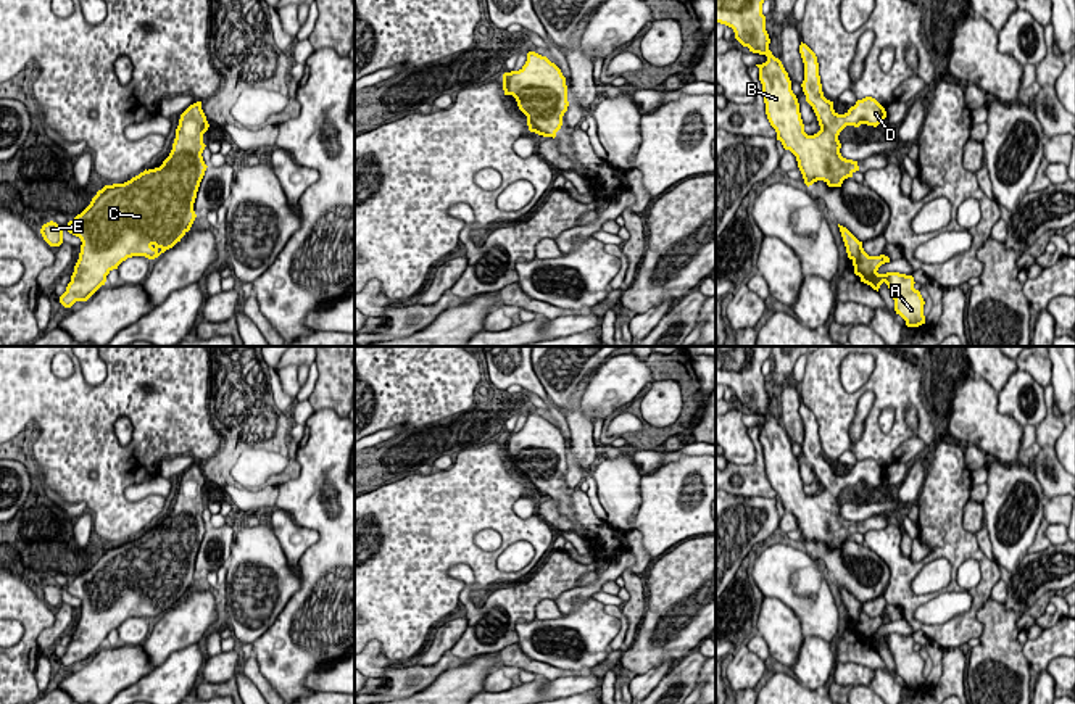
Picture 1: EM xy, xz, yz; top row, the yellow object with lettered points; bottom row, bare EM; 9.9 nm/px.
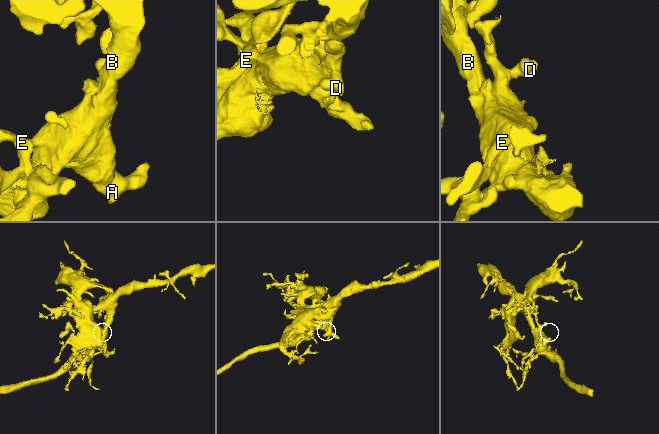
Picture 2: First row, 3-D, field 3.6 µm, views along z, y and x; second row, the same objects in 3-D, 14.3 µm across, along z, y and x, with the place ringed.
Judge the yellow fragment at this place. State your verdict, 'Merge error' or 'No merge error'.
No merge error

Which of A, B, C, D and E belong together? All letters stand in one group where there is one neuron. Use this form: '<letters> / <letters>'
A B C D E

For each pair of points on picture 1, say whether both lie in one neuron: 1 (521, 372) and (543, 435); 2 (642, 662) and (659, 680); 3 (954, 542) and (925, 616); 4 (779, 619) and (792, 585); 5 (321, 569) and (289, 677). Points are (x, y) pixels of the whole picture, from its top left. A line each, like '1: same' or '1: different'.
1: different
2: different
3: different
4: different
5: same

